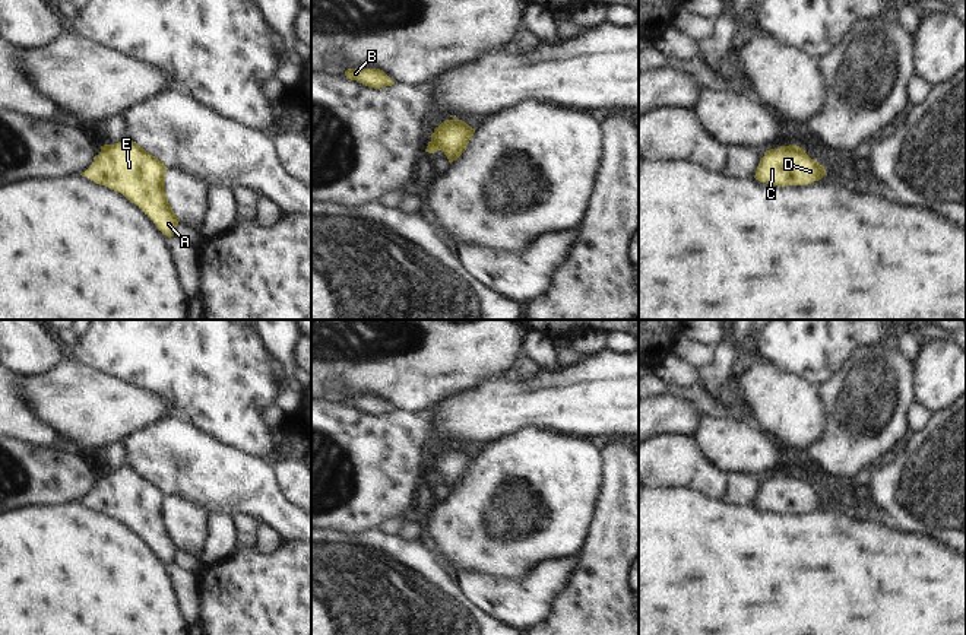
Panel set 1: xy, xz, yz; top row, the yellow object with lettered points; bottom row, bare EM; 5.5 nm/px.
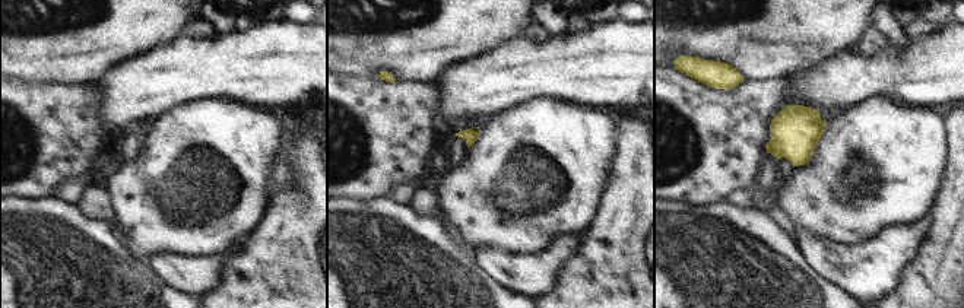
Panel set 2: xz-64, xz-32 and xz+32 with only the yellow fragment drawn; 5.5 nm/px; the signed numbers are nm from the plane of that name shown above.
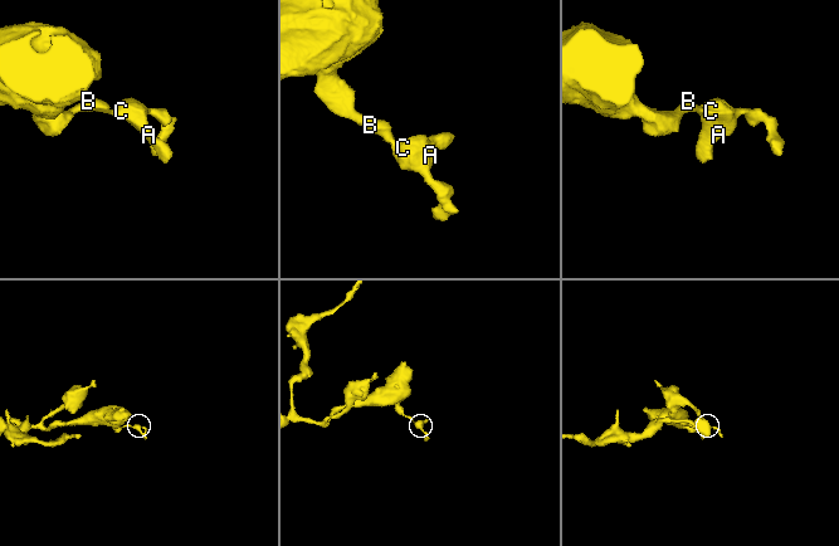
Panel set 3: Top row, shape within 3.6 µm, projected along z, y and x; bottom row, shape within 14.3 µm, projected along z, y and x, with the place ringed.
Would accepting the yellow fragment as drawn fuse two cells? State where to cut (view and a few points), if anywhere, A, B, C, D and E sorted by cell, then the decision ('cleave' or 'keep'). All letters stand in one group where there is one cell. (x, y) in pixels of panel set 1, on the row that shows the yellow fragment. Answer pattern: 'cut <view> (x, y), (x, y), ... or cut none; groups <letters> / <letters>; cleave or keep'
cut none; groups A B C D E; keep

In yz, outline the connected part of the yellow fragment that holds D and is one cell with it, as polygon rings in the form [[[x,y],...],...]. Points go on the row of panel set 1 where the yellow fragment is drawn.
[[[796,145],[766,150],[754,178],[770,185],[807,185],[821,180],[826,169]]]

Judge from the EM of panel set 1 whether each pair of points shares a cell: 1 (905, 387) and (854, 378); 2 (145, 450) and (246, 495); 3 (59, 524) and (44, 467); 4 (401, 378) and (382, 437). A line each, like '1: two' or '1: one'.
1: one
2: one
3: two
4: two

